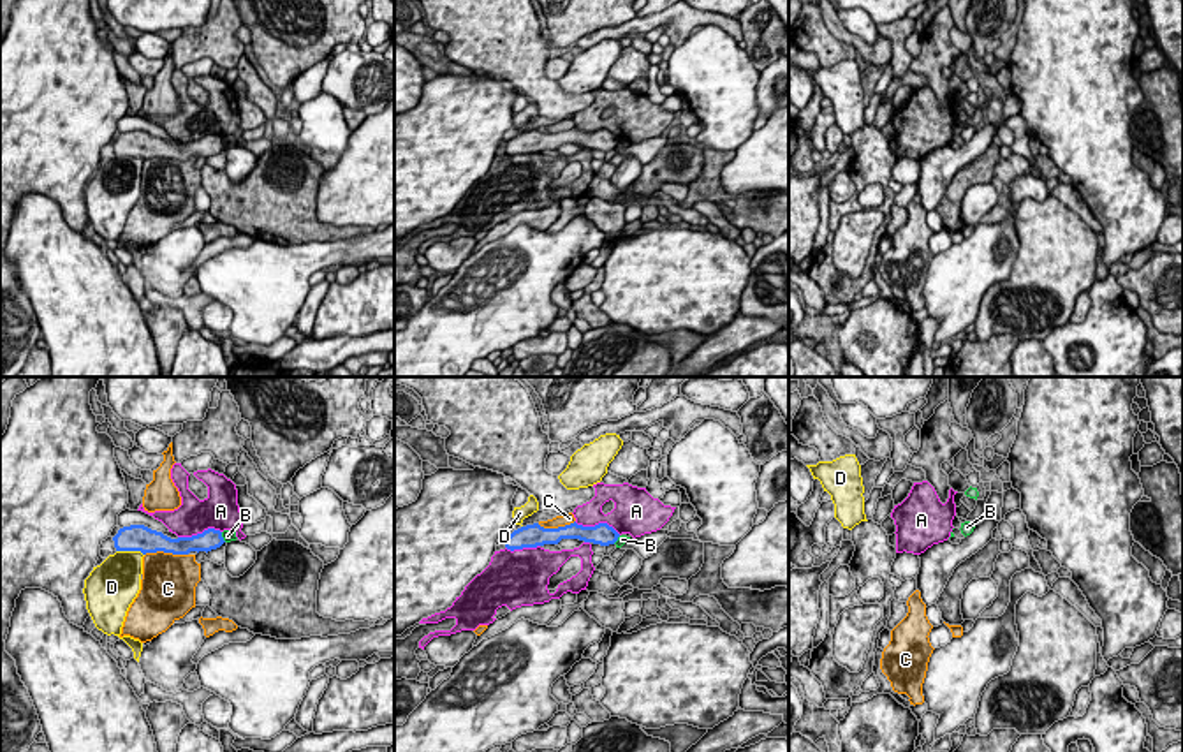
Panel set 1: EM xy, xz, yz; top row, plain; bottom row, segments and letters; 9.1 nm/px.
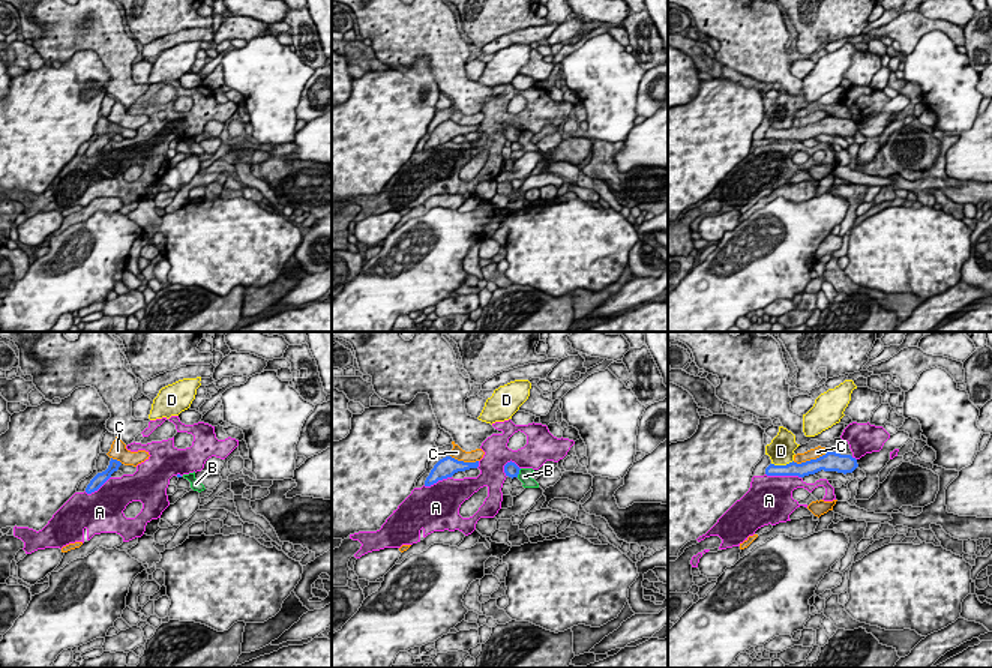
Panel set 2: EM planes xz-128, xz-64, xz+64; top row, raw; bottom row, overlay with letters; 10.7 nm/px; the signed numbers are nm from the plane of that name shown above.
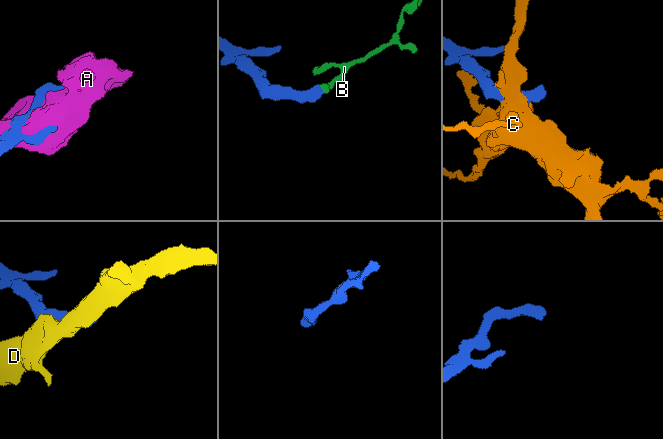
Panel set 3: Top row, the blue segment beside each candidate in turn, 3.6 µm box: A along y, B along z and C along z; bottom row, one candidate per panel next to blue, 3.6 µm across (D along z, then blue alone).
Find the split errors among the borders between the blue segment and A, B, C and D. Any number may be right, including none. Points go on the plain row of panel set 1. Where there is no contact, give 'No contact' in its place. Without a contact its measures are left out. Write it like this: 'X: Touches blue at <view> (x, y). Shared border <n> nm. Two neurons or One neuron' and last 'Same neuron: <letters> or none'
A: Touches blue at xz (597, 131). Shared border 440 nm. Two neurons
B: Touches blue at xy (222, 143). Shared border 110 nm. Two neurons
C: Touches blue at xy (166, 157). Shared border 400 nm. Two neurons
D: Touches blue at xy (131, 155). Shared border 260 nm. Two neurons
Same neuron: none

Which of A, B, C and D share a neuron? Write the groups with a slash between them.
A / B / C / D

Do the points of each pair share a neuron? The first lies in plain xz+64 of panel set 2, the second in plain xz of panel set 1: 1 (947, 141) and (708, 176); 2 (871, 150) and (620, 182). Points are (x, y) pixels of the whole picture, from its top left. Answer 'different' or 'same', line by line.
1: same
2: same

